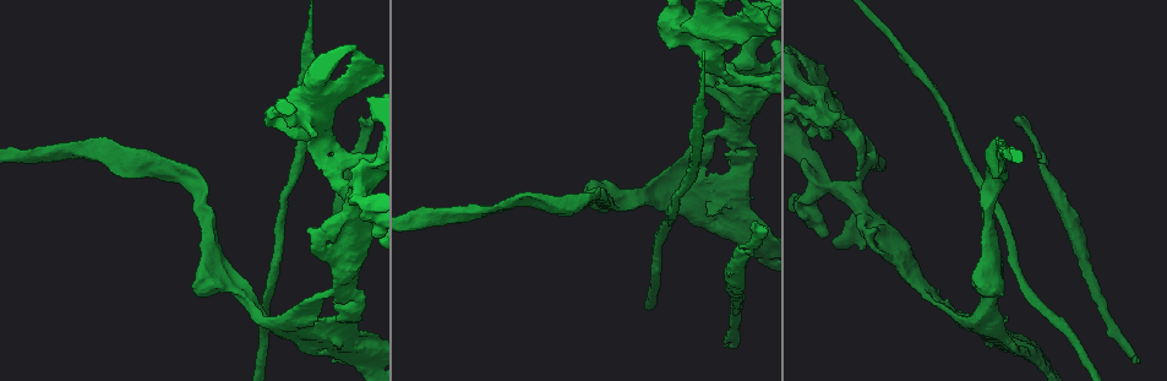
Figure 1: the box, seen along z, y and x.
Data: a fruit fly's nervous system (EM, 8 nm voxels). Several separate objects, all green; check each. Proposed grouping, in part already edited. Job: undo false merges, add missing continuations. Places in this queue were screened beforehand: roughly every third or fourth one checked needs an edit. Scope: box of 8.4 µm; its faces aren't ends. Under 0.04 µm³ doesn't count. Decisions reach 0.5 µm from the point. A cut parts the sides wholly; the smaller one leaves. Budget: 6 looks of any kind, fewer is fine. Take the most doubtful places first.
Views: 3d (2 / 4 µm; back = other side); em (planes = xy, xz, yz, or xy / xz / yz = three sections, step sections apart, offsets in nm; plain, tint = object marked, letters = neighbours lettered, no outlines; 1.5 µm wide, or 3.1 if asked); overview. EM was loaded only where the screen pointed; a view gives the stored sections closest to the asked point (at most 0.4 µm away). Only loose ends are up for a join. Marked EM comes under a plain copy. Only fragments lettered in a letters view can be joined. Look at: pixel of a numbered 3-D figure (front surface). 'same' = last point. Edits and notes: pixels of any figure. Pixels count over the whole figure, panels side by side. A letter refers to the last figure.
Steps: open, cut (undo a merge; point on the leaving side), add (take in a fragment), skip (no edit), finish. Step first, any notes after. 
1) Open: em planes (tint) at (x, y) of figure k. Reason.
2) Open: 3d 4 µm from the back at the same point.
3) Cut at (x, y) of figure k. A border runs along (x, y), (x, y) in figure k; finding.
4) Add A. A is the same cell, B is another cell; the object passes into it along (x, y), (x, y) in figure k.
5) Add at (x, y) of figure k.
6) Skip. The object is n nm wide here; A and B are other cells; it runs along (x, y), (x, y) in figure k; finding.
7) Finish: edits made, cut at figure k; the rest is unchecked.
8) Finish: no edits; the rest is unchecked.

Open: 3d 4 µm at (335, 359) of figure 1. Branch stops here.

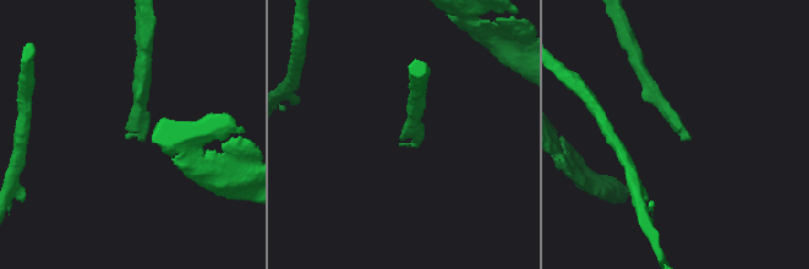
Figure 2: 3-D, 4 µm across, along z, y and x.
Open: em planes (tint) at (127, 138) of figure 2. Now the EM.

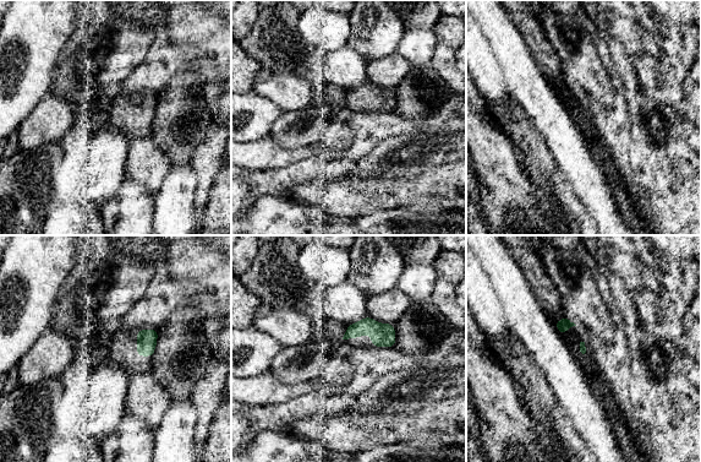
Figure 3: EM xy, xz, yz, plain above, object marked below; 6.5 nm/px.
Open: em planes (letters) at the same point.

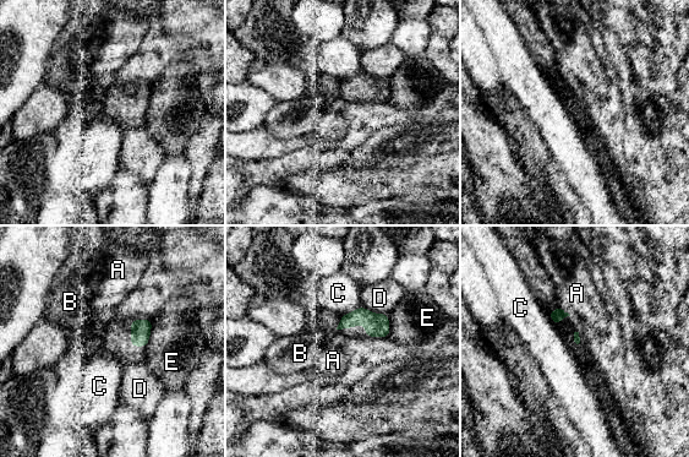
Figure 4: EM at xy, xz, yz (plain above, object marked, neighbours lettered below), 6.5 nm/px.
Skip. A, B, C, D and E are other cells; a border runs along (361, 305), (340, 317) in figure 4; none of them fits.

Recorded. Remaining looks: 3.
Open: em planes (tint) at (742, 77) of figure 1. Three arms meet.

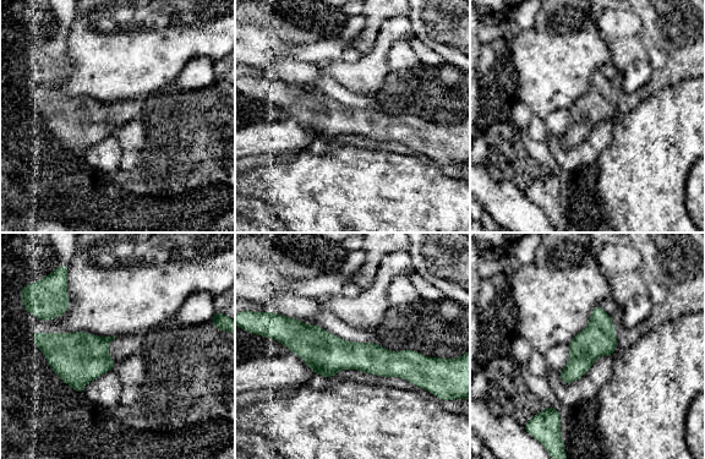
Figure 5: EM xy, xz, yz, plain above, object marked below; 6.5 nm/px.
Open: em planes (letters) at the same point.

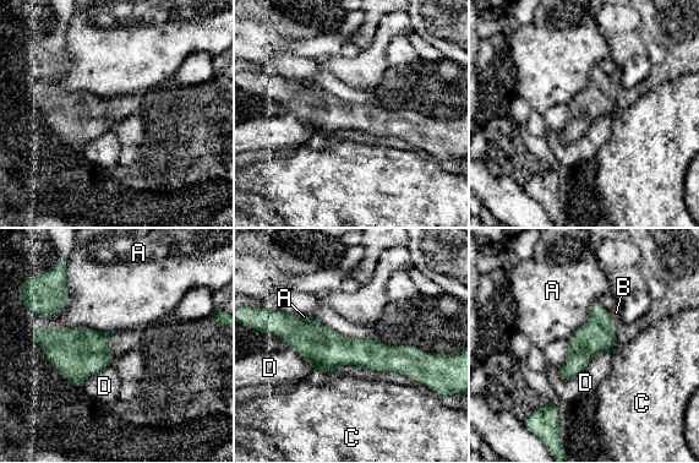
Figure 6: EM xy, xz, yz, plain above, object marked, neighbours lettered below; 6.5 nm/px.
Skip. A, B, C and D are other cells; a border runs along (66, 327), (114, 331) in figure 6; continuous, no second neuron.

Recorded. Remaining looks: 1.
Finish: no edits; the rest is unchecked.

